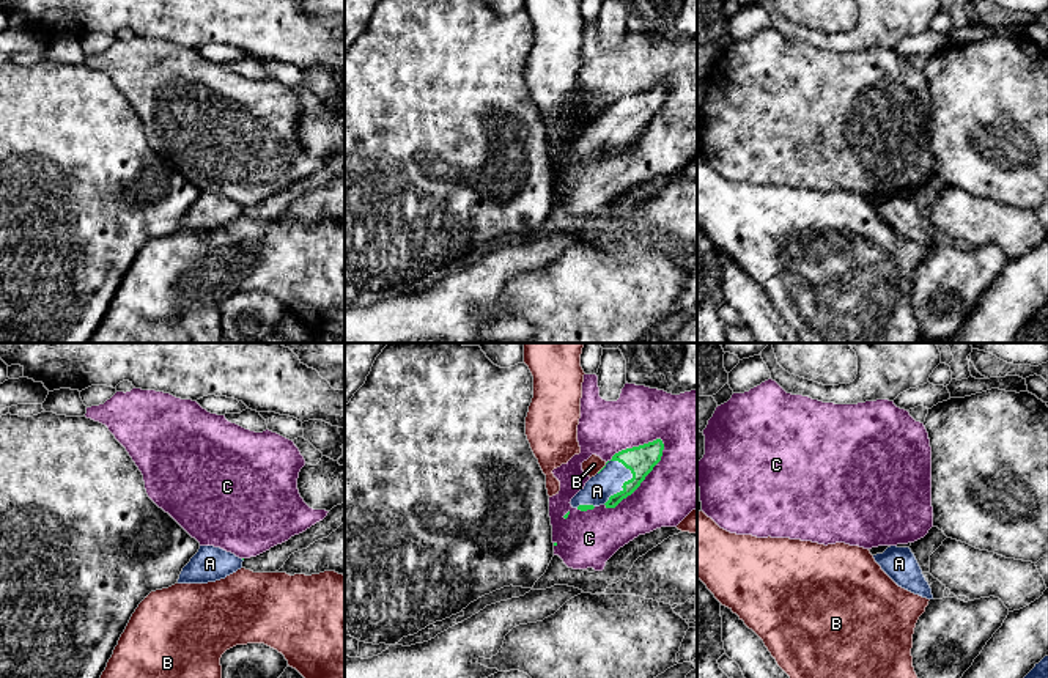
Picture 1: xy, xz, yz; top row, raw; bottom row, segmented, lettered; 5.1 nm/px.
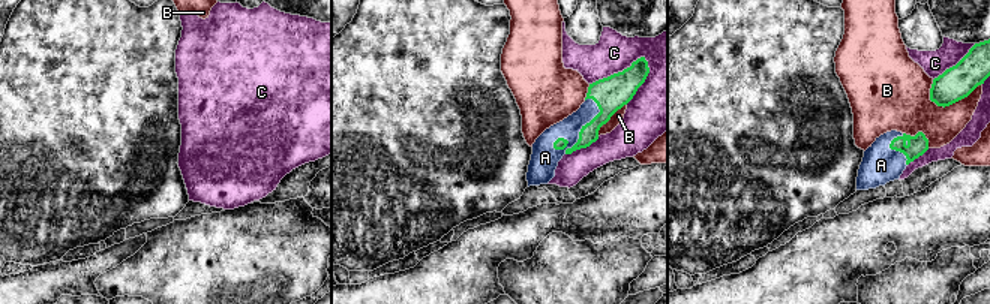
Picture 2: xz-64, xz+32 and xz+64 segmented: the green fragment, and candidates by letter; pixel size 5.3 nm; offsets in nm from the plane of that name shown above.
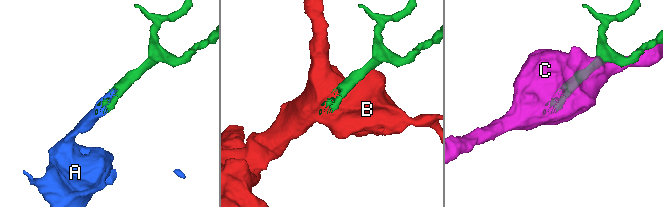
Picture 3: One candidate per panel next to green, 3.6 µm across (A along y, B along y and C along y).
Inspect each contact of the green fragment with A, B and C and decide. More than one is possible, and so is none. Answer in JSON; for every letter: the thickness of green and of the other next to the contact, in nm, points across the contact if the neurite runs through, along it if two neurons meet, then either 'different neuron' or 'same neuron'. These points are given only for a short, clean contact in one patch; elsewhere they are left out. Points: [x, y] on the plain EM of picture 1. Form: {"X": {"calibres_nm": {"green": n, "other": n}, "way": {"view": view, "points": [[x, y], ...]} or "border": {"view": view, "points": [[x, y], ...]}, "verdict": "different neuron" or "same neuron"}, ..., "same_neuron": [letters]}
{"A": {"calibres_nm": {"green": 150, "other": 140}, "verdict": "same neuron"}, "B": {"calibres_nm": {"green": 20, "other": 90}, "verdict": "different neuron"}, "C": {"calibres_nm": {"green": 150, "other": 360}, "verdict": "different neuron"}, "same_neuron": ["A"]}

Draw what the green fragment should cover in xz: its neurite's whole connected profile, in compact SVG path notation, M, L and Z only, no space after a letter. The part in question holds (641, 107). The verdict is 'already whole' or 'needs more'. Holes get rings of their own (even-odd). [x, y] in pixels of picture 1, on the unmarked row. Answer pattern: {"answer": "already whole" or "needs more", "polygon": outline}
{"answer": "needs more", "polygon": "M661 87L626 96L612 104L571 146L571 154L581 159L604 153L615 156L631 143L653 115L661 109L664 91Z"}

